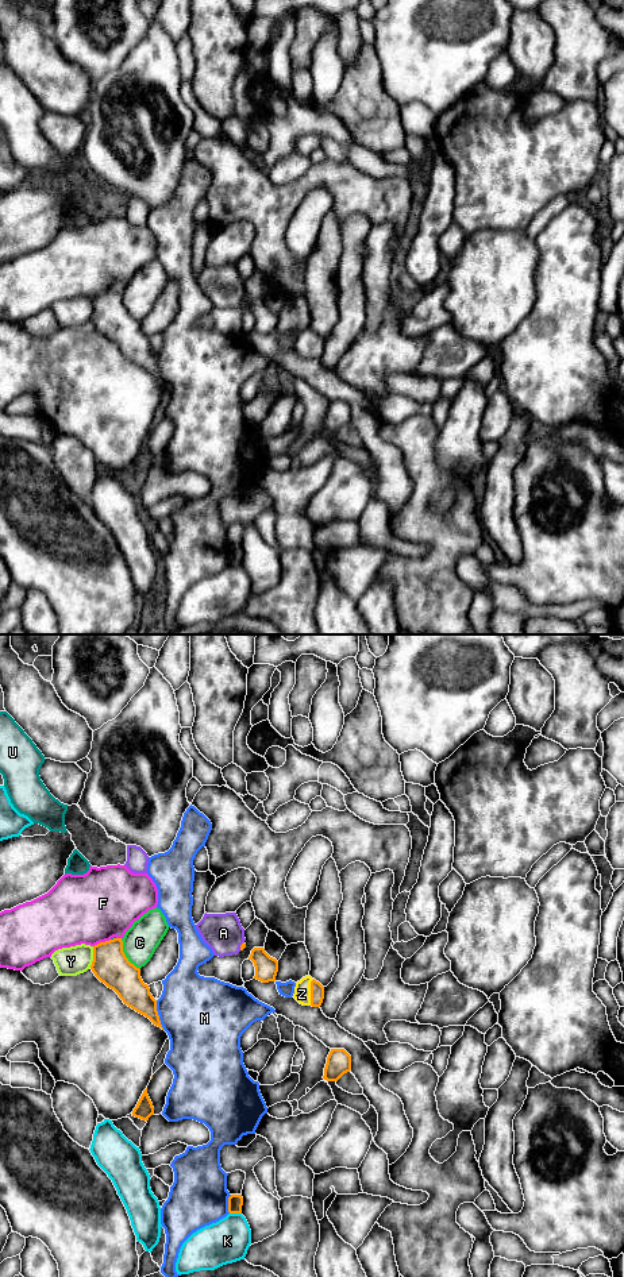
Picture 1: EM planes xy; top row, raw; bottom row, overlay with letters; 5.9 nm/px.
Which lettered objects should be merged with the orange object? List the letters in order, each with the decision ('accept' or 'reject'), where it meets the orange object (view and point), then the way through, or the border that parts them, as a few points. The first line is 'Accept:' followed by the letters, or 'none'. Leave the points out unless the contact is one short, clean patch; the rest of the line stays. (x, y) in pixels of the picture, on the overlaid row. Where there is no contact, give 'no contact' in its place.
Accept: A, Z
A: accept | xy (241, 945) | across xy (243, 945), (241, 945), (231, 941), (223, 933)
C: reject | xy (124, 955)
F: reject | xy (101, 942)
K: reject | xy (235, 1212)
M: reject | xy (158, 1015)
U: reject | xy (114, 938)
Y: reject | xy (93, 957)
Z: accept | xy (311, 992) | across xy (316, 988), (311, 992), (301, 994)

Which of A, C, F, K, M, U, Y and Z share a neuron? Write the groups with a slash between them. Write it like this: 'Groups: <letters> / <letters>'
Groups: A Z / C / F / K / M / U / Y

